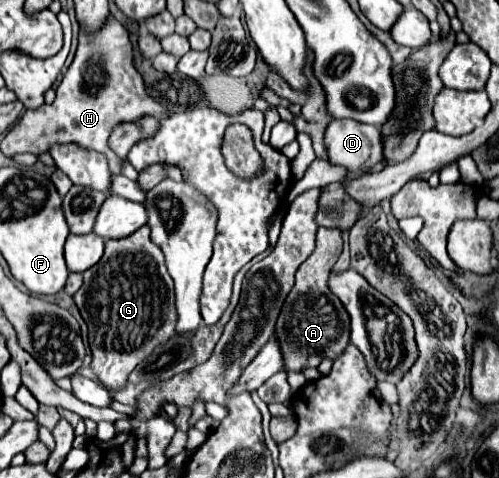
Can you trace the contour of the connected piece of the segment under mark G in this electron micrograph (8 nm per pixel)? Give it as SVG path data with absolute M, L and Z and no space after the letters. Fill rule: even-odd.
M149 225L141 227L129 237L107 239L103 259L83 273L83 285L73 295L83 319L89 325L89 347L93 353L91 369L103 385L121 389L129 373L147 357L157 345L165 345L175 333L175 297L173 279L167 273L161 249L149 239Z

